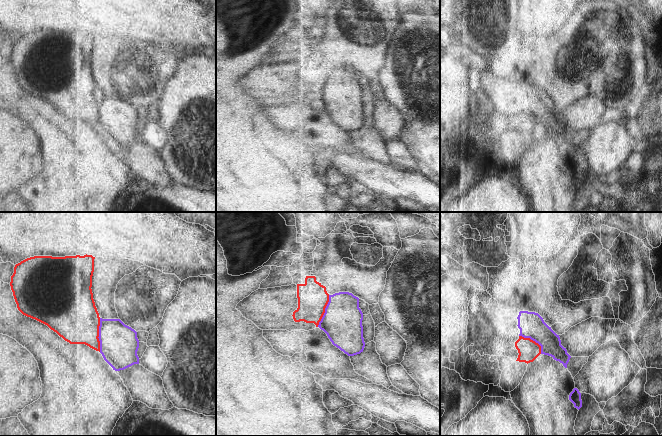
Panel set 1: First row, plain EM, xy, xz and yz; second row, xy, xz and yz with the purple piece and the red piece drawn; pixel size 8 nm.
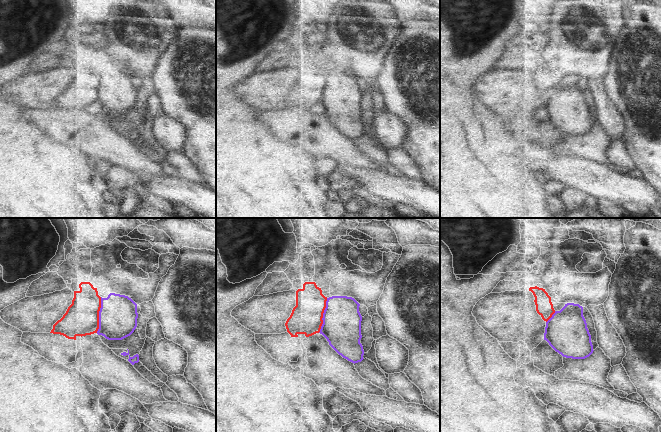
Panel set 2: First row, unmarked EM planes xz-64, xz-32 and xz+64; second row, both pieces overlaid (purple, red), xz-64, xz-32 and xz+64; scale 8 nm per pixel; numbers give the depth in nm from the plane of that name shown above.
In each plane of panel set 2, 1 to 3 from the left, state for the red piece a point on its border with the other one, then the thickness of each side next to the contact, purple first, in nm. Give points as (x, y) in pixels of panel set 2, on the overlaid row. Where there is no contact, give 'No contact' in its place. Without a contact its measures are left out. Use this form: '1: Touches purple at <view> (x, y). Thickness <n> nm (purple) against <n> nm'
1: Touches purple at xz-64 (99, 315). Thickness 300 nm (purple) against 280 nm
2: Touches purple at xz-32 (323, 315). Thickness 300 nm (purple) against 260 nm
3: Touches purple at xz+64 (551, 317). Thickness 340 nm (purple) against 140 nm

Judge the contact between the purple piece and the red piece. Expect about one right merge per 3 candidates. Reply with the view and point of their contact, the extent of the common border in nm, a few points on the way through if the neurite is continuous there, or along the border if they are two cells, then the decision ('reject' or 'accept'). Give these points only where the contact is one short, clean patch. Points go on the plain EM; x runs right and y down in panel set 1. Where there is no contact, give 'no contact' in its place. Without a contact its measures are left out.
contact xy (99, 111); length 280 nm; border xy (100, 94), (99, 127); reject

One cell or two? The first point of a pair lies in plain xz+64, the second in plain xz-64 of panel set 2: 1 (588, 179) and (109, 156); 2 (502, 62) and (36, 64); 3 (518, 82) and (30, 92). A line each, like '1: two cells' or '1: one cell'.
1: two cells
2: one cell
3: one cell

